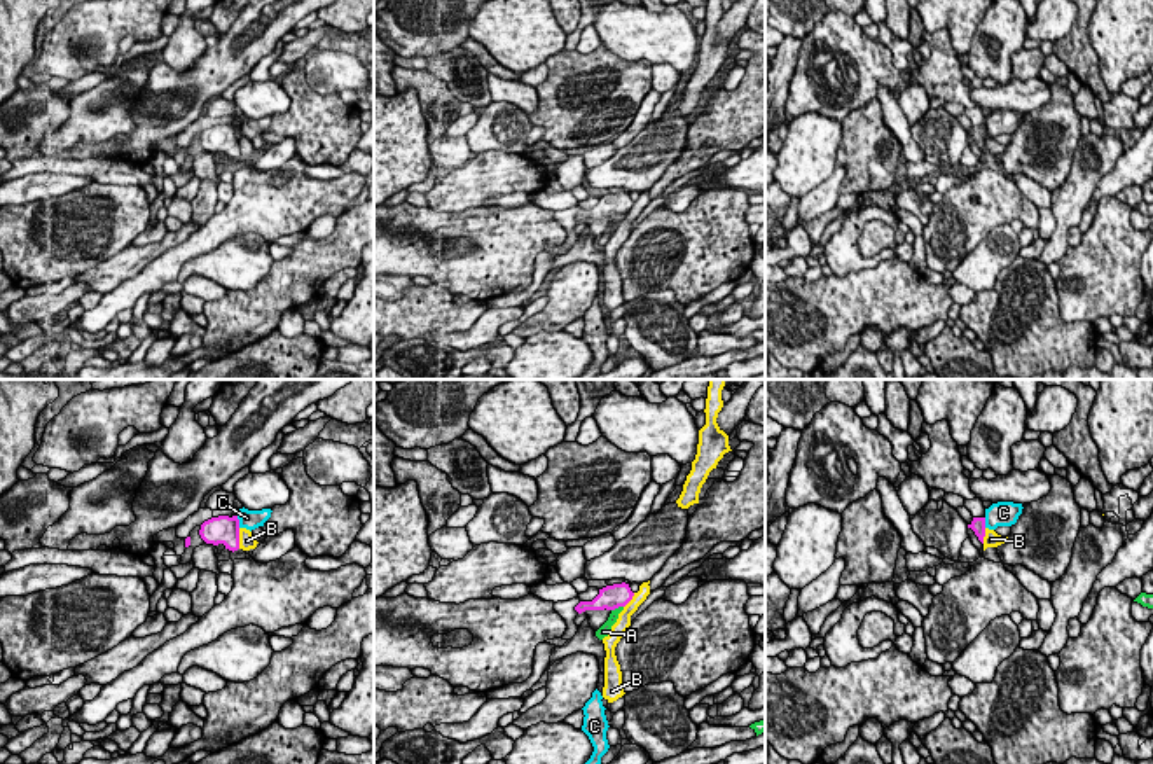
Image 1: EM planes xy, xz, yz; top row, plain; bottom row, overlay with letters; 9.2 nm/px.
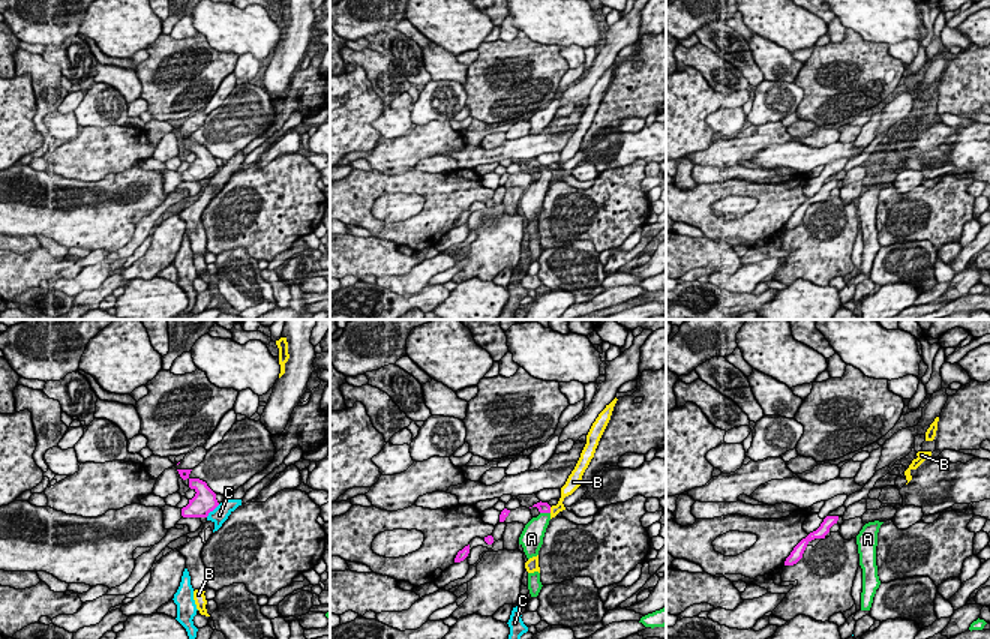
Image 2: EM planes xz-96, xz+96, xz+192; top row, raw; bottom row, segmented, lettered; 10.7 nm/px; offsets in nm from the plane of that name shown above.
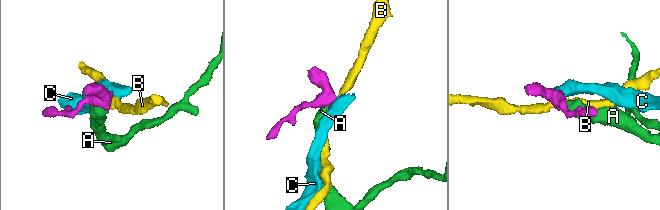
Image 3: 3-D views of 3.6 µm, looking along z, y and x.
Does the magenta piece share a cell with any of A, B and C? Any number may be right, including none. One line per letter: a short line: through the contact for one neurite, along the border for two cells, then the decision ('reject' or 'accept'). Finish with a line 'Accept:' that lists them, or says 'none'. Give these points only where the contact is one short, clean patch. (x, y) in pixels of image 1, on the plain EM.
A: line xz (619, 203), (617, 215), (614, 224); accept
B: line xy (238, 137), (240, 156); reject
C: line xy (236, 125), (240, 135); reject
Accept: A

